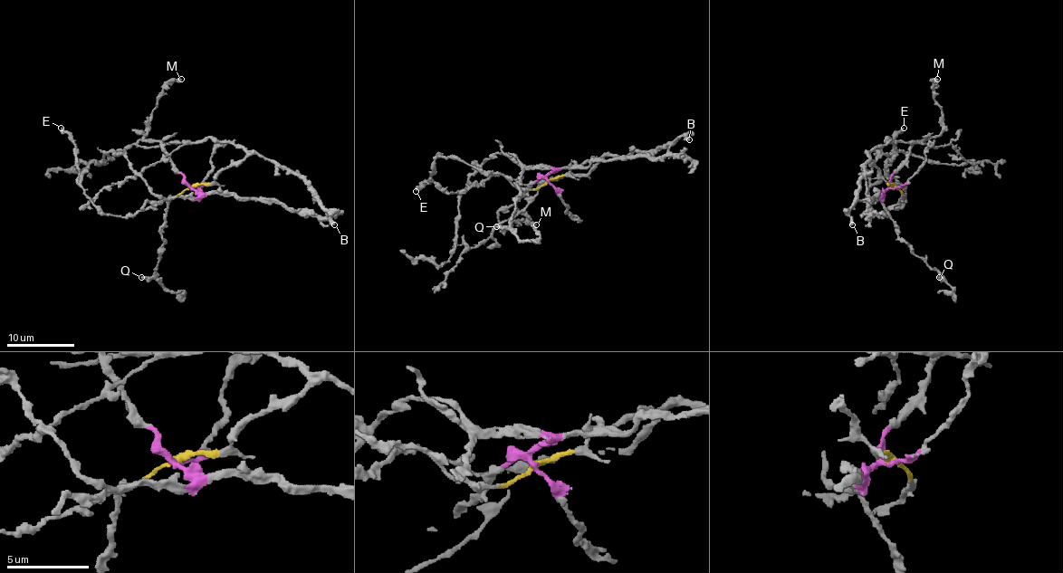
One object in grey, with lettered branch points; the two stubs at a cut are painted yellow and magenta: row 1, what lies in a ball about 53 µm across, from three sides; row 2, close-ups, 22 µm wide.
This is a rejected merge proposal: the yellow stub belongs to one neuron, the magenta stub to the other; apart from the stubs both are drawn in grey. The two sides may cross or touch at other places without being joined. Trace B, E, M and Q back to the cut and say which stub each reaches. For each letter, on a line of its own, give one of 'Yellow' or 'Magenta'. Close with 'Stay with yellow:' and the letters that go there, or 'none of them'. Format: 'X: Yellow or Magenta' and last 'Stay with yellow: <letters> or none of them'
B: Yellow
E: Yellow
M: Magenta
Q: Magenta
Stay with yellow: B, E

